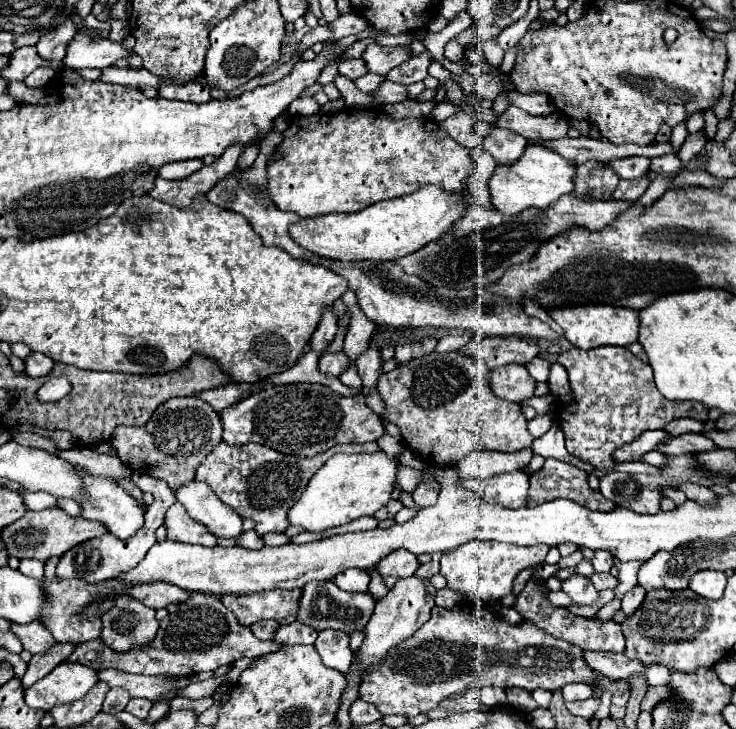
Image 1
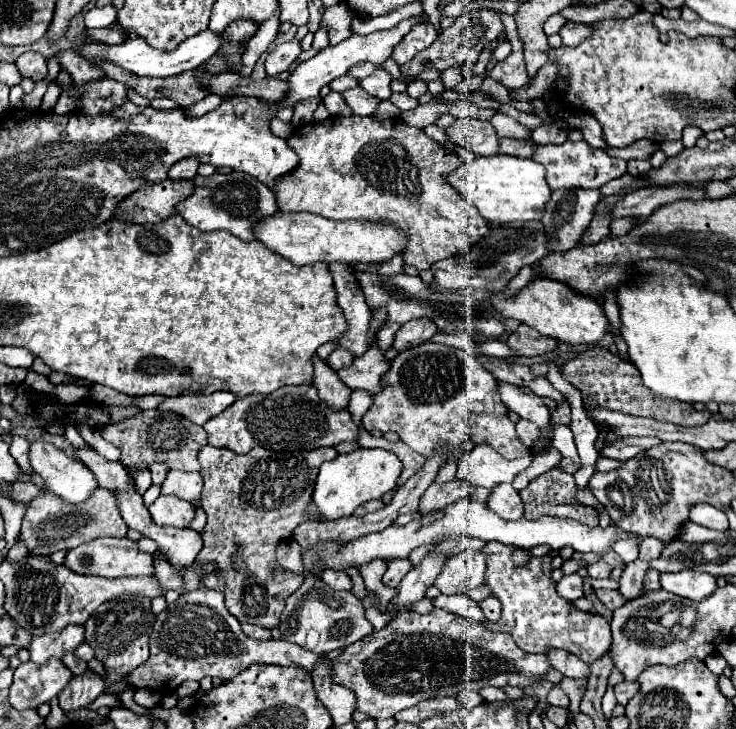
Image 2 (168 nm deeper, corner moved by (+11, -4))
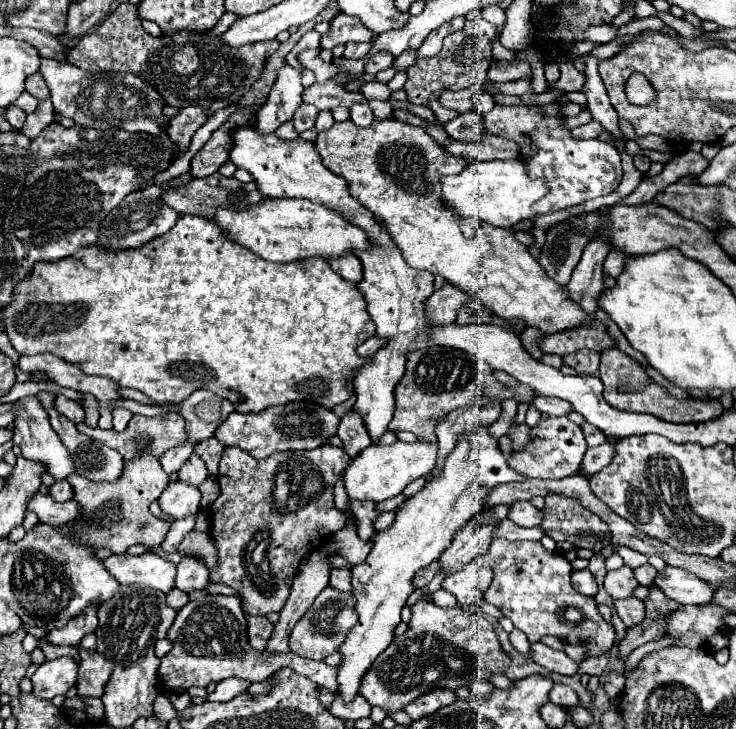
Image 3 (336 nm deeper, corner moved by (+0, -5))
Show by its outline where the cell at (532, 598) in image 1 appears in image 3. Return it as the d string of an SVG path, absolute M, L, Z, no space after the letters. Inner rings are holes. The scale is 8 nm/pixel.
M494 538L488 552L482 554L480 558L486 566L490 566L494 570L494 580L492 580L490 588L486 590L486 602L500 608L502 614L512 620L514 628L522 630L528 636L530 644L540 642L544 636L552 634L552 636L558 636L558 638L566 640L568 644L584 646L586 648L586 658L594 658L594 656L602 656L602 654L610 652L610 648L614 646L614 638L616 638L614 626L600 616L600 612L596 610L594 598L576 594L576 590L570 584L572 566L570 566L570 562L566 560L564 554L546 552L540 542L510 542L510 540L504 540L504 538ZM570 608L576 608L580 612L578 618L582 618L582 620L578 620L574 616L568 616Z

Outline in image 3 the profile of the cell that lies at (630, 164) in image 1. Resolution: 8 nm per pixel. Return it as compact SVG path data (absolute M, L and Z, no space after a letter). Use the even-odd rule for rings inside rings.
M496 104L490 112L484 114L484 120L486 120L488 134L504 136L504 138L516 140L516 144L520 144L522 162L526 162L526 168L528 168L530 176L546 178L546 182L550 186L550 192L548 192L548 196L544 196L542 200L536 202L536 212L538 214L562 210L562 208L568 208L568 206L582 204L590 198L610 194L612 190L618 188L618 184L622 180L622 158L612 144L606 144L602 140L576 140L576 138L572 138L570 130L562 126L562 118L550 118L550 116L540 114L538 106L502 106L502 104Z

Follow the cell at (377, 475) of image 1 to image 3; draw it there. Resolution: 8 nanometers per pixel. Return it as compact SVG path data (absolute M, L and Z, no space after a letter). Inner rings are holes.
M396 442L392 446L370 444L356 458L352 458L346 470L342 472L342 482L348 498L350 500L374 498L374 502L382 502L386 498L400 494L410 482L414 482L420 476L426 478L430 474L436 462L436 450L438 444L426 444L426 442L414 442L414 444Z

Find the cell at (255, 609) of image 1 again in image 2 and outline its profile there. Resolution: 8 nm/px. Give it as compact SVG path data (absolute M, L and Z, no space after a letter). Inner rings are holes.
M211 445L203 447L199 453L201 475L203 475L203 493L201 493L201 507L207 513L207 525L203 529L205 547L197 555L197 563L217 563L217 571L221 575L209 575L205 579L205 587L213 587L225 593L225 607L231 615L235 615L241 623L255 623L261 627L277 627L285 601L297 587L303 583L303 575L295 575L289 571L279 571L281 565L277 563L275 549L281 541L293 537L297 525L305 521L325 521L325 519L309 519L305 515L305 507L313 495L313 487L317 481L317 471L321 463L335 459L339 453L333 447L327 449L313 449L301 453L275 453L263 447L255 447L245 455L237 455L229 449L215 449Z

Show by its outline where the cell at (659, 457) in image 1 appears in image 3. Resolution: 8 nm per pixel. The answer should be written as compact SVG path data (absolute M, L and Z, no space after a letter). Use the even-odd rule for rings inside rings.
M486 426L476 428L476 432L468 436L460 436L456 448L446 458L442 474L430 480L426 488L422 488L404 504L404 508L396 512L396 522L388 530L372 536L374 546L366 562L352 568L352 592L356 596L354 608L358 612L358 624L348 632L348 638L340 646L344 660L338 668L338 694L342 694L344 700L358 694L364 672L392 642L392 632L400 622L400 610L414 590L412 576L420 568L438 560L438 556L452 542L456 530L460 530L482 508L482 500L490 488L504 482L524 480L520 472L514 472L506 464L496 446L498 442L488 434Z

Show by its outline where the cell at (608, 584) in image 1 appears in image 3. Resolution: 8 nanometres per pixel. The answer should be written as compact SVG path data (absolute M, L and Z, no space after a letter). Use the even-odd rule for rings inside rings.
M636 596L622 598L622 600L614 600L614 608L616 608L618 616L622 618L622 622L624 622L628 628L640 624L642 618L644 618L644 604L642 604L642 600L638 600Z

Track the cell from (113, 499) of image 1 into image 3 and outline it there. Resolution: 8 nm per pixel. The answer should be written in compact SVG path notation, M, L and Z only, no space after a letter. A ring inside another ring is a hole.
M26 396L26 398L22 398L14 404L14 412L16 412L16 420L14 420L14 438L12 438L12 442L22 448L22 456L26 460L44 464L46 472L54 480L66 480L72 474L76 474L76 466L70 458L70 452L62 444L58 434L52 430L50 422L48 422L48 412L40 406L40 402L34 396Z

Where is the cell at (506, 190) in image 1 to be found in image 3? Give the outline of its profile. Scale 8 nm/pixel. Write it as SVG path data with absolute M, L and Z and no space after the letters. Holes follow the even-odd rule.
M490 160L470 162L456 176L442 176L444 204L452 206L460 216L476 216L492 226L512 228L522 220L534 218L534 202L548 194L548 184L528 174L526 164L520 160Z

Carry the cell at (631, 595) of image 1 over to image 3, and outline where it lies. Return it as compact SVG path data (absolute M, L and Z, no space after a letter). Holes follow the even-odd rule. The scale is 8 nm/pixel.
M644 564L644 566L640 566L640 568L634 570L634 576L636 576L636 580L638 580L642 586L650 586L650 584L654 582L656 574L658 574L656 568L650 566L650 564Z

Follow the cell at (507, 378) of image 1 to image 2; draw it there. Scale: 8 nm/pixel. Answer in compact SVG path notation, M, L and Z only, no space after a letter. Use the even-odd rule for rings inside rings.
M499 383L501 401L509 411L515 411L521 419L533 421L539 429L551 427L551 413L541 397L533 395L533 391L509 383Z

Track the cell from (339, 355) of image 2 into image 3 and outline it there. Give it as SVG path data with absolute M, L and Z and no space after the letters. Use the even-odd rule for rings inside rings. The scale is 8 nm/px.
M372 336L372 338L368 338L366 342L362 342L362 344L356 348L356 352L358 352L358 356L362 356L362 358L372 358L382 344L384 344L382 338Z

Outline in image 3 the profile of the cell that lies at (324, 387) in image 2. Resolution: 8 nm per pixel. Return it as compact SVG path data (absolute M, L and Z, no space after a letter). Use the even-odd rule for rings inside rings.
M350 408L342 416L340 426L338 426L338 436L344 440L344 450L350 454L350 458L356 456L356 452L362 452L366 446L372 444L366 432L366 426L364 426L364 420L354 408Z

